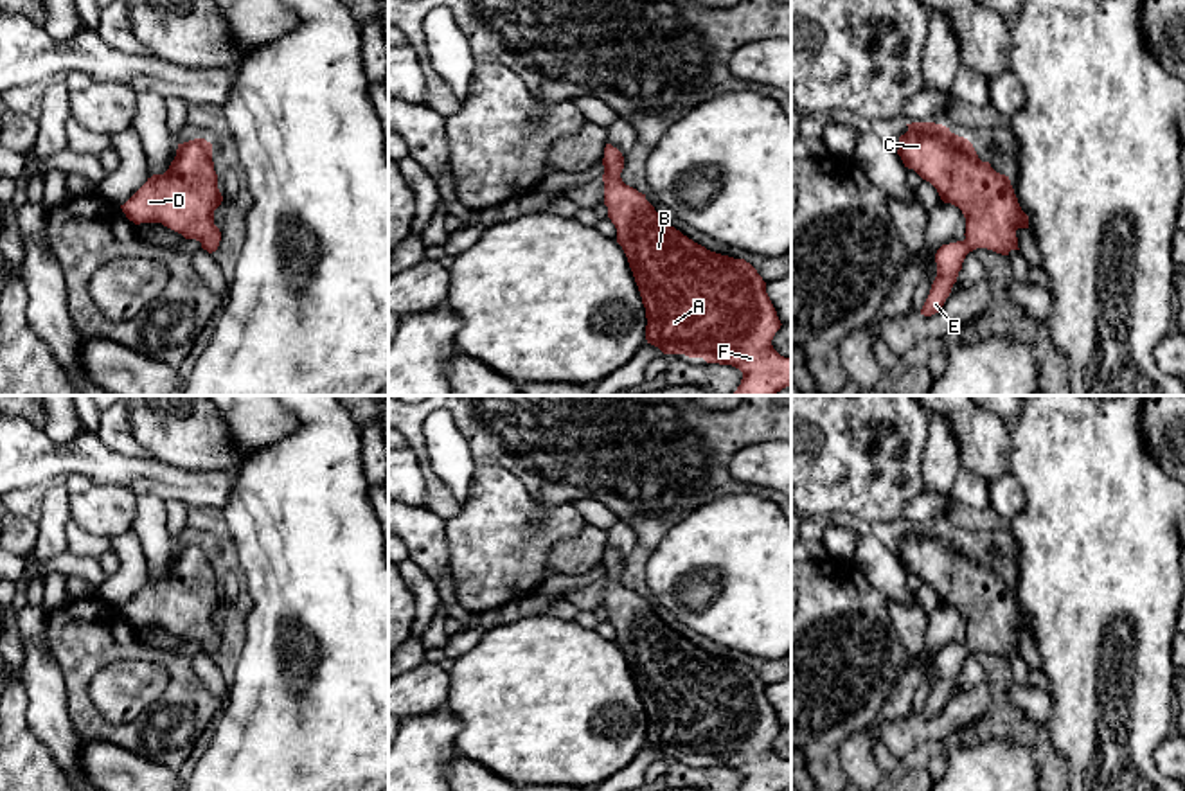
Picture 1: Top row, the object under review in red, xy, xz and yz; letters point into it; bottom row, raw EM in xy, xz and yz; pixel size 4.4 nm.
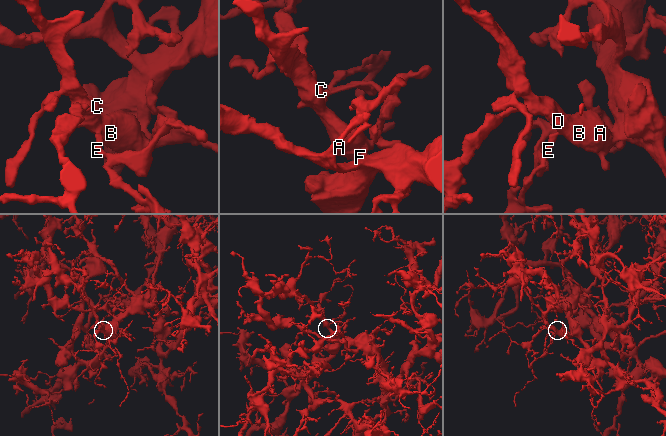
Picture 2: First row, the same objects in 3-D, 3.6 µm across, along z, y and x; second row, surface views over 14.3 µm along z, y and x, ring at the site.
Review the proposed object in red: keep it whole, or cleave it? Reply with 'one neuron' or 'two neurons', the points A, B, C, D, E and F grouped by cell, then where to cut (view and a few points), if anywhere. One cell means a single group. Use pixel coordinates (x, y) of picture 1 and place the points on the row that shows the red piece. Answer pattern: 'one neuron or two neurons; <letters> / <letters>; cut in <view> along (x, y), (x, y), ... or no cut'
one neuron; A B C D E F; no cut

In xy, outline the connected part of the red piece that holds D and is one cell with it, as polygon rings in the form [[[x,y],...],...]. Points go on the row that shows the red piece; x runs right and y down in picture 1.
[[[194,138],[178,144],[169,169],[147,178],[120,209],[135,225],[162,223],[185,239],[200,241],[201,248],[212,253],[221,241],[214,225],[214,210],[221,201],[212,144]]]

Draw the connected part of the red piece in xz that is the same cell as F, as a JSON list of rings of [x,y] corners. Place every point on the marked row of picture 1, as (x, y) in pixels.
[[[611,144],[604,147],[602,165],[604,205],[646,307],[647,343],[664,354],[739,369],[743,379],[730,396],[775,396],[791,387],[791,358],[780,356],[771,345],[782,324],[757,270],[744,259],[710,252],[671,227],[646,194],[622,182],[624,156]]]

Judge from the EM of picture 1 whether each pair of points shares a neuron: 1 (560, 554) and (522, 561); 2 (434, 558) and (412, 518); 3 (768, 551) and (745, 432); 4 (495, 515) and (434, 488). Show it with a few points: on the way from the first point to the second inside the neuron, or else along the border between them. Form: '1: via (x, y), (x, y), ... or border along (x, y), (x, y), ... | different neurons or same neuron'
1: border along (583, 531), (561, 538), (552, 547), (552, 572) | different neurons
2: via (428, 549), (418, 527) | same neuron
3: border along (716, 498), (757, 495), (772, 502) | different neurons
4: border along (463, 504), (446, 520) | different neurons

